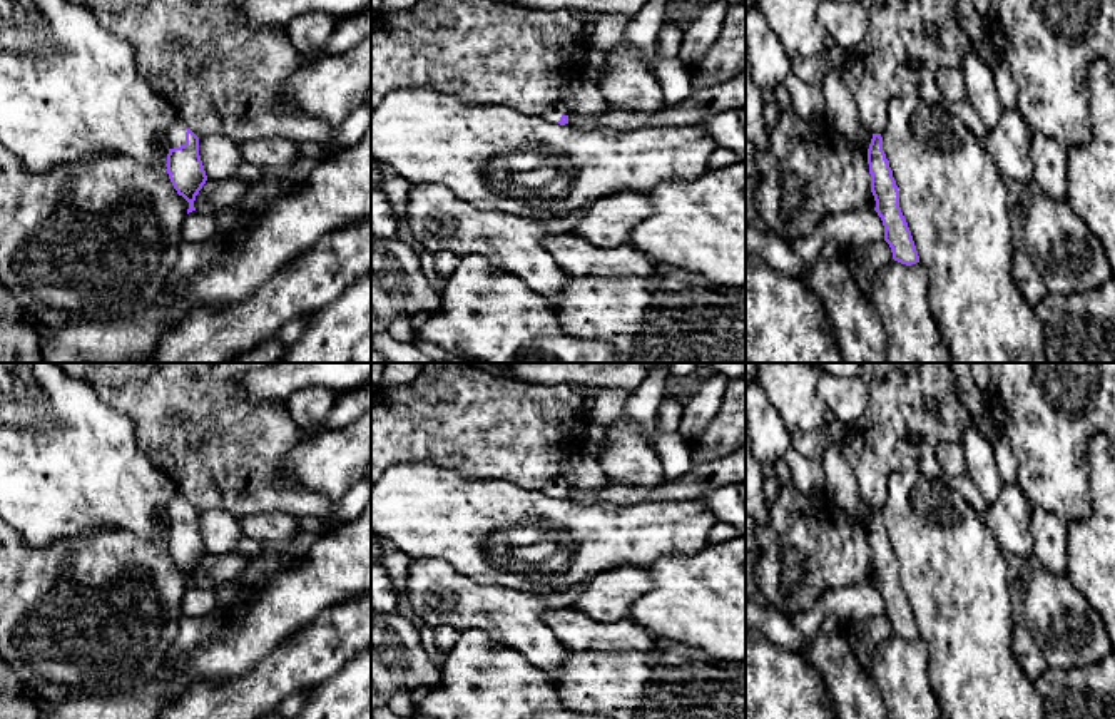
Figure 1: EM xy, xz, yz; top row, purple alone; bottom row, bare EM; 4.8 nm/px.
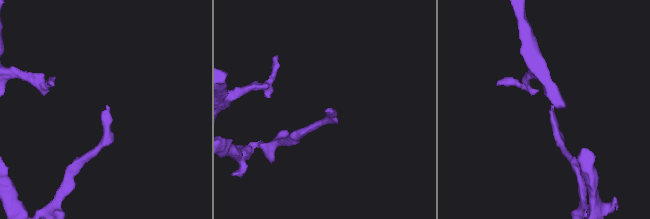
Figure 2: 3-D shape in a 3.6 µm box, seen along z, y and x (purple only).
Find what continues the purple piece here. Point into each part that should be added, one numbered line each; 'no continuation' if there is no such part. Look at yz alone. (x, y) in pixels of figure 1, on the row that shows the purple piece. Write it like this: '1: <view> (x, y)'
no continuation

